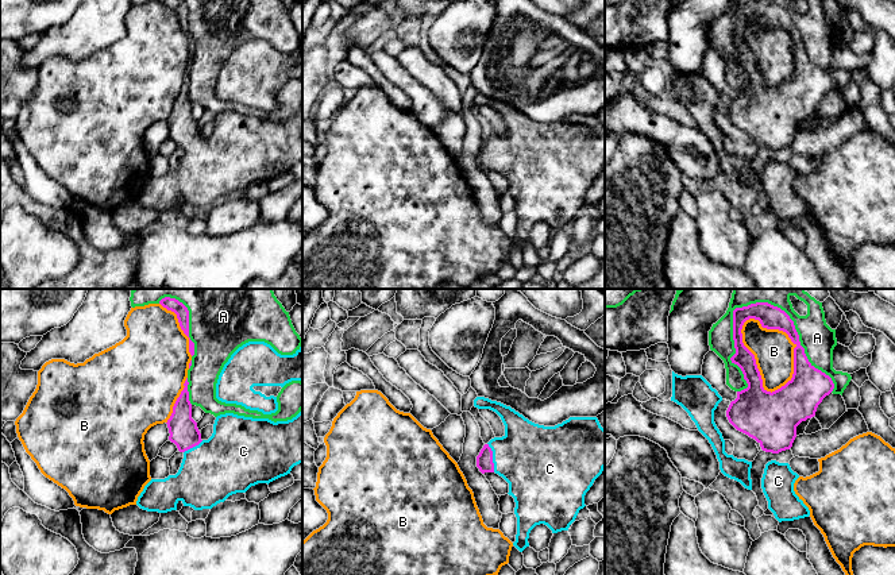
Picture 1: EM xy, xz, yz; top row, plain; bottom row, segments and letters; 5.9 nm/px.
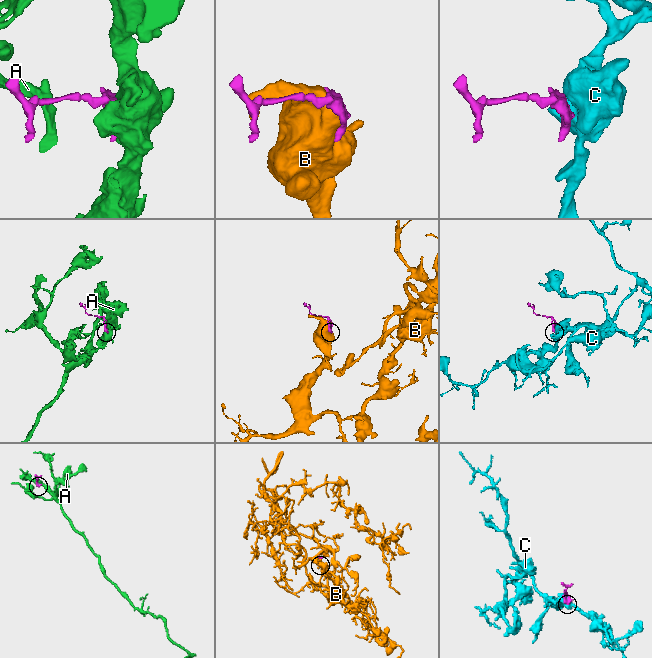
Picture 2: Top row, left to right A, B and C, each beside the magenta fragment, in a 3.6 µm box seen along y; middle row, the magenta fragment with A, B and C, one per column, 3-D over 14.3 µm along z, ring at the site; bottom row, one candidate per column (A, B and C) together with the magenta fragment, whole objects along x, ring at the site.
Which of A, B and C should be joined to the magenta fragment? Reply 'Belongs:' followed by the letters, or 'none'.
Belongs: C

